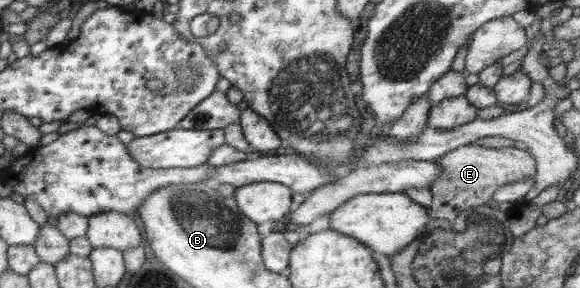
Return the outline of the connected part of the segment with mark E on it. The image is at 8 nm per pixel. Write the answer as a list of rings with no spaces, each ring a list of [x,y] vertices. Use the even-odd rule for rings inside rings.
[[[469,143],[449,150],[431,162],[440,166],[440,174],[427,188],[431,191],[431,206],[427,212],[431,219],[452,221],[461,211],[479,206],[495,209],[493,192],[497,187],[536,176],[536,163],[529,152],[514,147],[497,149]]]

